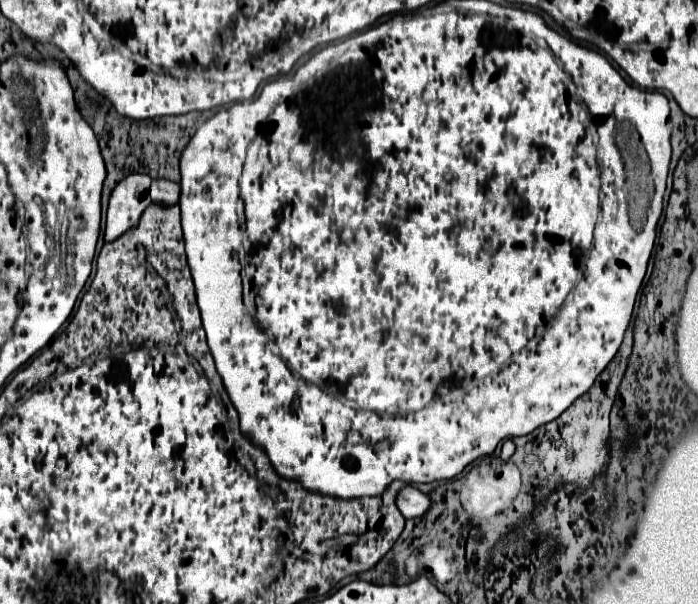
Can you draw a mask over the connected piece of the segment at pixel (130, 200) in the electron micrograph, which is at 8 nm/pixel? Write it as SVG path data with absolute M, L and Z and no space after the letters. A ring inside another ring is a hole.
M133 173L117 183L109 199L105 241L115 241L139 223L143 211L153 203L149 197L149 185L151 177L141 173Z

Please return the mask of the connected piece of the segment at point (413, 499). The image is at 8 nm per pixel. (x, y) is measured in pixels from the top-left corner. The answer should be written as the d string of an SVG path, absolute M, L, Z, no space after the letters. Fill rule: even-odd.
M405 485L397 493L397 509L403 513L405 519L421 517L429 509L429 505L431 505L429 497L411 485Z

